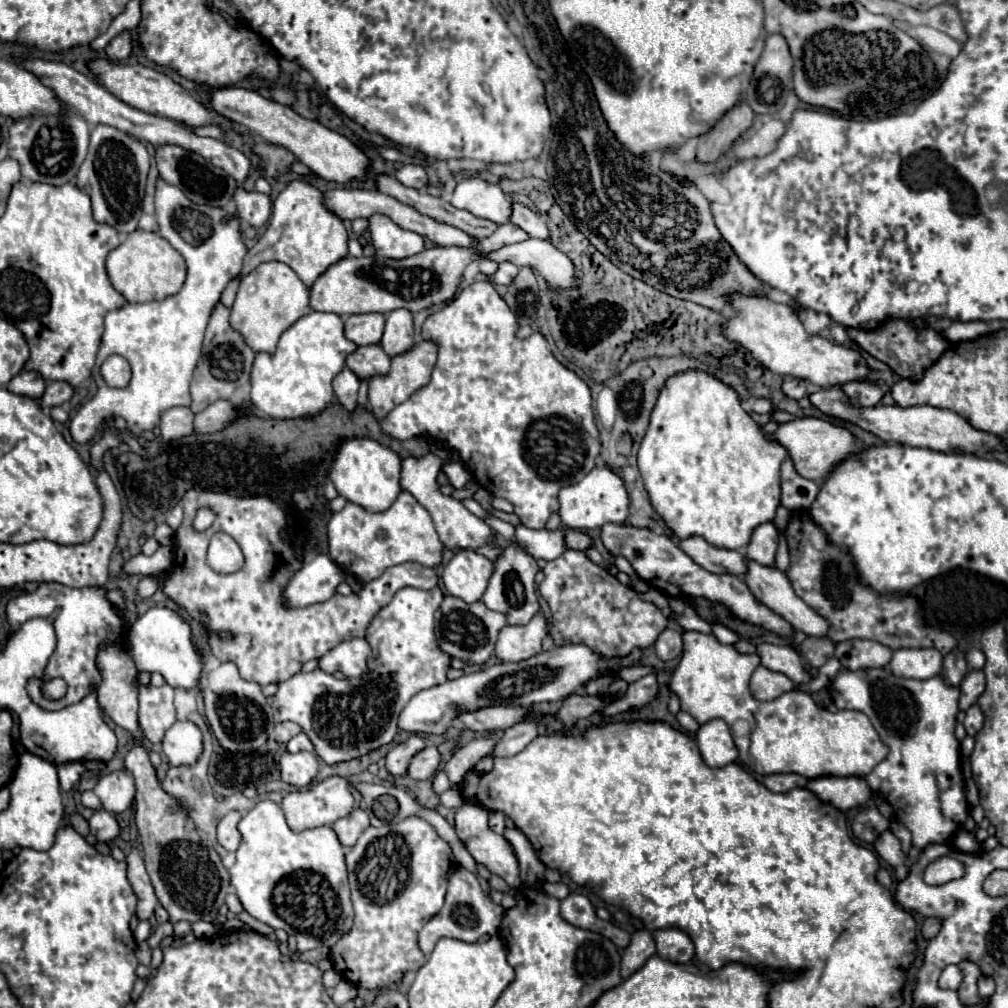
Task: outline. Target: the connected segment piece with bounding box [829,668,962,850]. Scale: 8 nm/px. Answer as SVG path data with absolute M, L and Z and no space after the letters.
M874 668L874 670L860 670L860 672L852 672L852 670L838 672L829 688L829 693L833 703L840 710L864 712L872 720L880 740L884 740L884 744L888 746L888 756L864 780L868 780L868 786L890 802L896 818L910 830L912 844L920 850L926 848L928 844L948 844L962 826L954 822L954 828L952 828L952 820L944 818L942 814L936 772L940 766L956 768L956 772L960 772L958 770L960 740L954 736L956 716L960 710L958 708L960 690L954 686L948 686L940 674L930 680L906 680L906 678L896 678L886 668Z

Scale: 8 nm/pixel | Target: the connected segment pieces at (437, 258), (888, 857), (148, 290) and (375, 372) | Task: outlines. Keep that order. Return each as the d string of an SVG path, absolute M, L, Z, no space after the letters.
M516 224L498 226L496 232L484 240L474 240L472 248L444 248L436 246L424 250L416 256L402 258L402 260L388 260L388 258L344 258L330 266L312 286L310 290L310 306L320 312L332 312L338 316L352 316L352 314L368 314L368 312L392 312L396 308L408 308L412 314L426 310L434 304L444 304L454 298L464 268L474 262L482 260L490 252L520 242L524 232L516 228Z
M882 832L874 844L876 852L880 858L884 858L892 868L894 868L894 874L898 880L904 880L904 876L908 876L908 856L902 852L902 846L900 846L900 840L890 832Z
M134 230L126 236L126 240L108 254L106 258L106 272L112 286L130 302L150 302L150 300L164 300L166 296L176 294L184 280L186 280L186 264L180 252L176 252L168 240L160 234Z
M360 346L346 358L346 366L360 378L370 380L372 376L386 376L390 368L390 356L382 346Z

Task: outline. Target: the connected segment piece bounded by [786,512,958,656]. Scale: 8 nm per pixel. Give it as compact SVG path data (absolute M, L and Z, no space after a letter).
M794 512L788 528L786 542L790 550L790 570L788 578L794 586L794 592L820 616L830 622L828 638L834 642L864 638L874 640L890 650L900 648L936 648L944 656L958 648L958 640L948 632L938 628L926 628L922 624L918 602L912 596L890 598L880 596L868 586L858 584L856 568L850 554L828 542L820 526L816 526L806 512Z

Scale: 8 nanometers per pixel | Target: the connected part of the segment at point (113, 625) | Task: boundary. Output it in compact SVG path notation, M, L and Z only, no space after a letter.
M44 582L40 584L34 592L24 592L8 602L6 608L6 618L10 622L10 634L16 632L26 620L30 618L54 618L54 630L56 630L56 650L50 656L46 676L44 678L64 678L68 682L68 694L62 700L46 700L40 692L42 680L30 678L26 684L28 696L44 710L60 710L66 708L68 704L80 702L88 692L96 690L100 686L100 670L96 666L96 656L98 650L104 648L106 644L116 644L116 646L126 646L128 642L128 632L126 632L126 622L120 616L120 612L114 608L114 604L106 598L106 588L68 588L64 584L56 582Z

